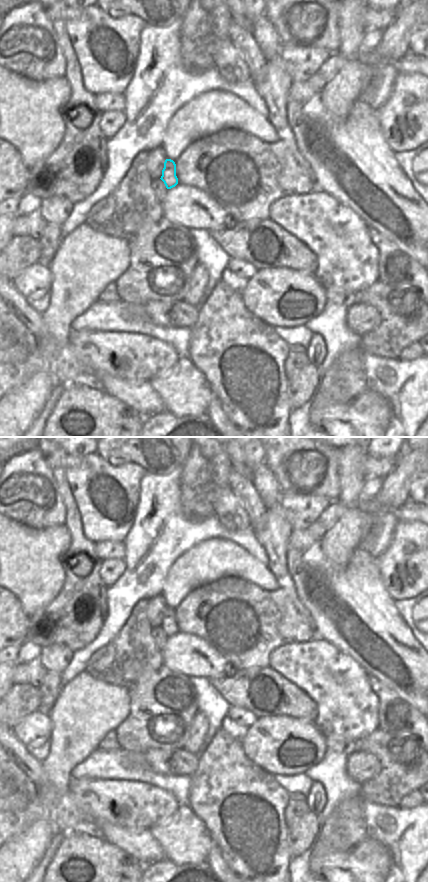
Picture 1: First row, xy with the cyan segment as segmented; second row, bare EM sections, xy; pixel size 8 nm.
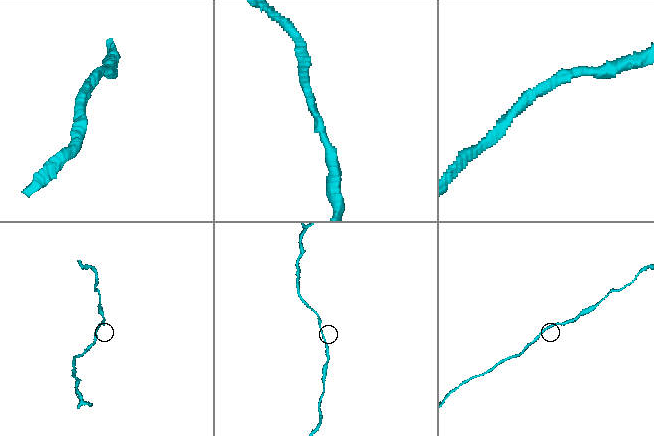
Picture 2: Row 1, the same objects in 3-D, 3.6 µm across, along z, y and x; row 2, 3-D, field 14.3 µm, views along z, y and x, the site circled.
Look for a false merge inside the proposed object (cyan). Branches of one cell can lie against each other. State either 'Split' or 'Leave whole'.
Leave whole.

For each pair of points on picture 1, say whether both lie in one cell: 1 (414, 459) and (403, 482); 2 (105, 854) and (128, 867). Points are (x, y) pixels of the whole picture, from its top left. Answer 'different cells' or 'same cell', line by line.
1: same cell
2: same cell

